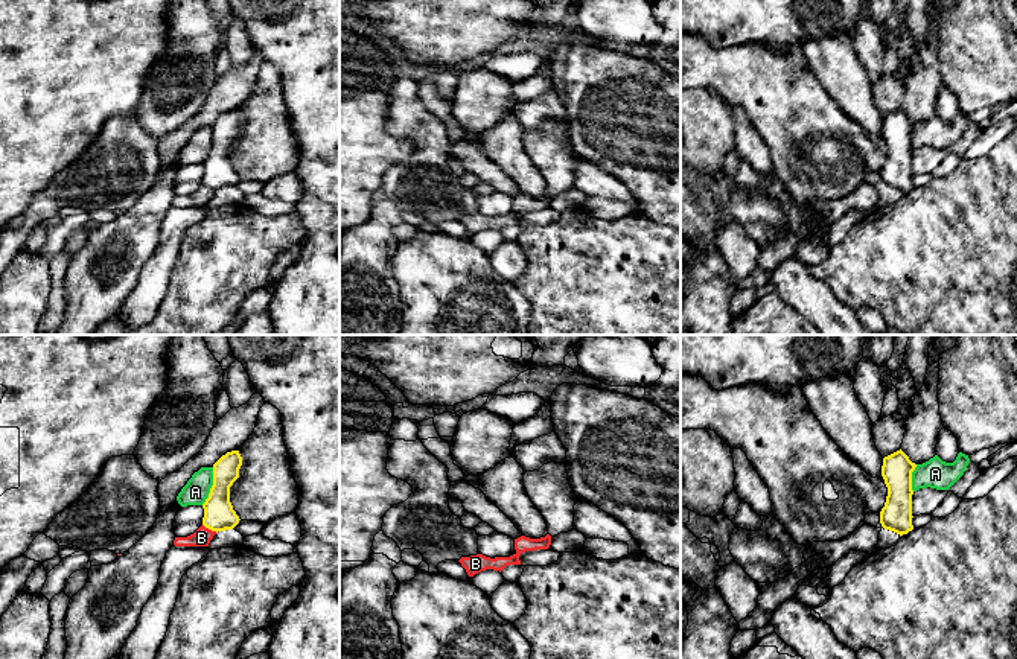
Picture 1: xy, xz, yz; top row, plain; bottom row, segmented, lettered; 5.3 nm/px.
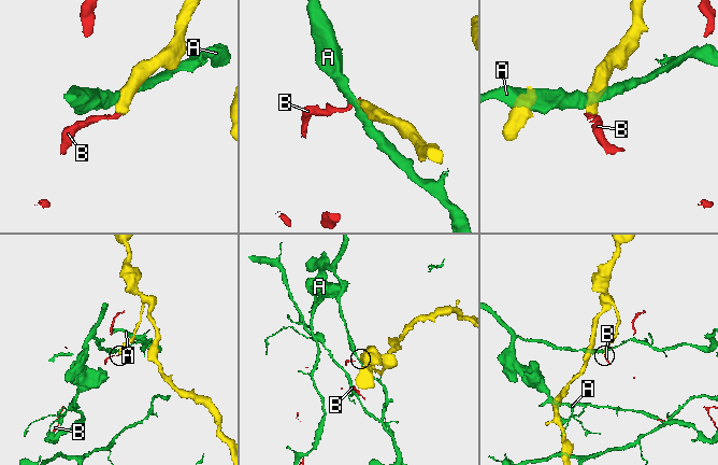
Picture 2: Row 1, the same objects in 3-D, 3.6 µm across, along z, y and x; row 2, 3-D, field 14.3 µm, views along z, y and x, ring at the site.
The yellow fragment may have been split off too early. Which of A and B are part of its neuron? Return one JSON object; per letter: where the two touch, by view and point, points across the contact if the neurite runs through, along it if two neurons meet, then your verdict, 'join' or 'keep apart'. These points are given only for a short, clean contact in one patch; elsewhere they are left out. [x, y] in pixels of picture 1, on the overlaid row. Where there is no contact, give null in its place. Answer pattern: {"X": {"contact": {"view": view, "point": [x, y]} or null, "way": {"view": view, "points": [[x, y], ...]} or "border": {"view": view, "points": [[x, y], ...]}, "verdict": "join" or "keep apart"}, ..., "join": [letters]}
{"A": {"contact": {"view": "xy", "point": [212, 486]}, "border": {"view": "xy", "points": [[213, 467], [213, 484], [209, 496], [201, 504]]}, "verdict": "keep apart"}, "B": {"contact": {"view": "xy", "point": [210, 528]}, "border": {"view": "xy", "points": [[203, 524], [216, 531]]}, "verdict": "keep apart"}, "join": []}

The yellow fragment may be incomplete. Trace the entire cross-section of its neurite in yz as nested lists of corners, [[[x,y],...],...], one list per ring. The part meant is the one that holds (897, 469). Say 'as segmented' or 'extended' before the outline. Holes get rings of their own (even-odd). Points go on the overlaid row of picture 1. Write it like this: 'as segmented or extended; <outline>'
as segmented; [[[900,449],[883,458],[882,476],[888,487],[880,524],[900,536],[913,530],[912,525],[912,472],[917,464]]]

